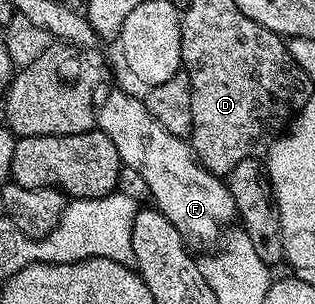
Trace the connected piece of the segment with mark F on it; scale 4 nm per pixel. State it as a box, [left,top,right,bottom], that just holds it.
[96,92,237,244]

